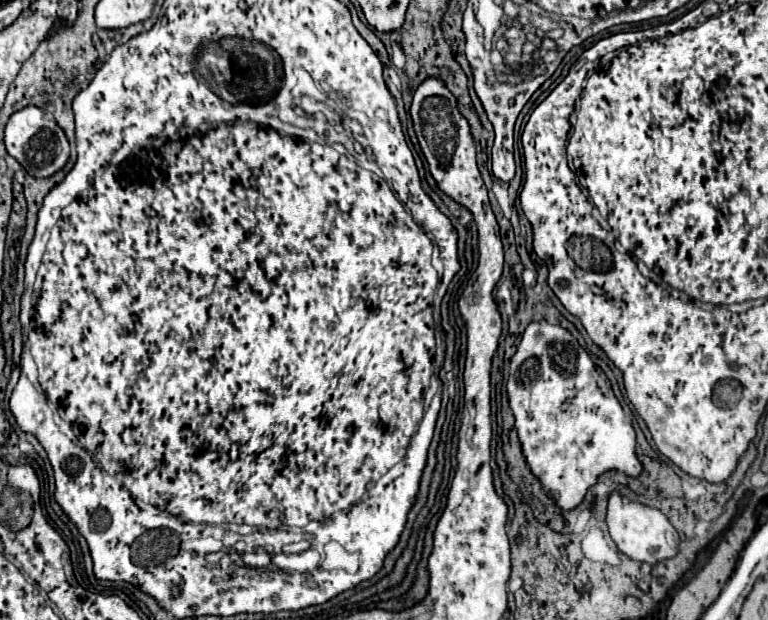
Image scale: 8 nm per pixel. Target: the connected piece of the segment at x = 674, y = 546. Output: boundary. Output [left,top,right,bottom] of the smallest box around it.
[606,495,680,565]

